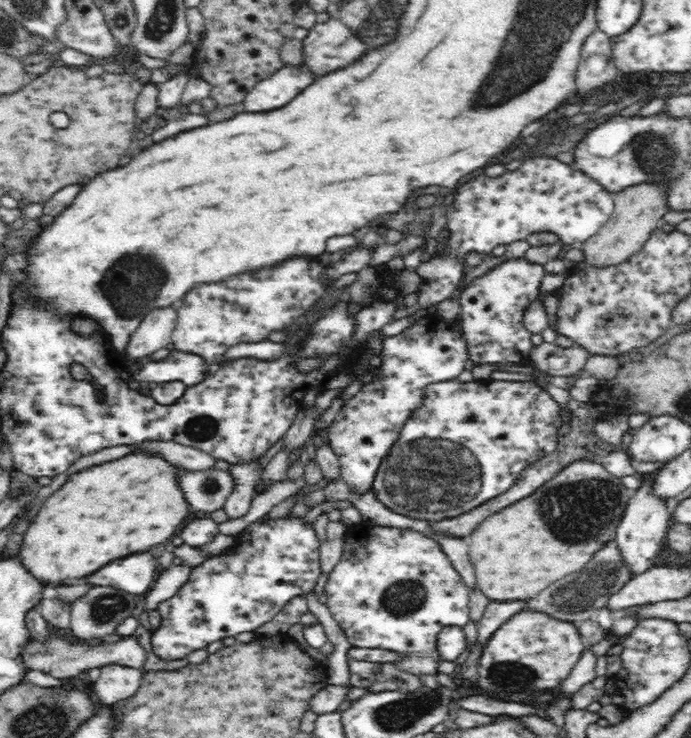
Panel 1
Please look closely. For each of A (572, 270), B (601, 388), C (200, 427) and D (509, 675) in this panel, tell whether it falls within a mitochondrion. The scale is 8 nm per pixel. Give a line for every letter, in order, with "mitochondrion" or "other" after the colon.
A: other
B: other
C: mitochondrion
D: mitochondrion

